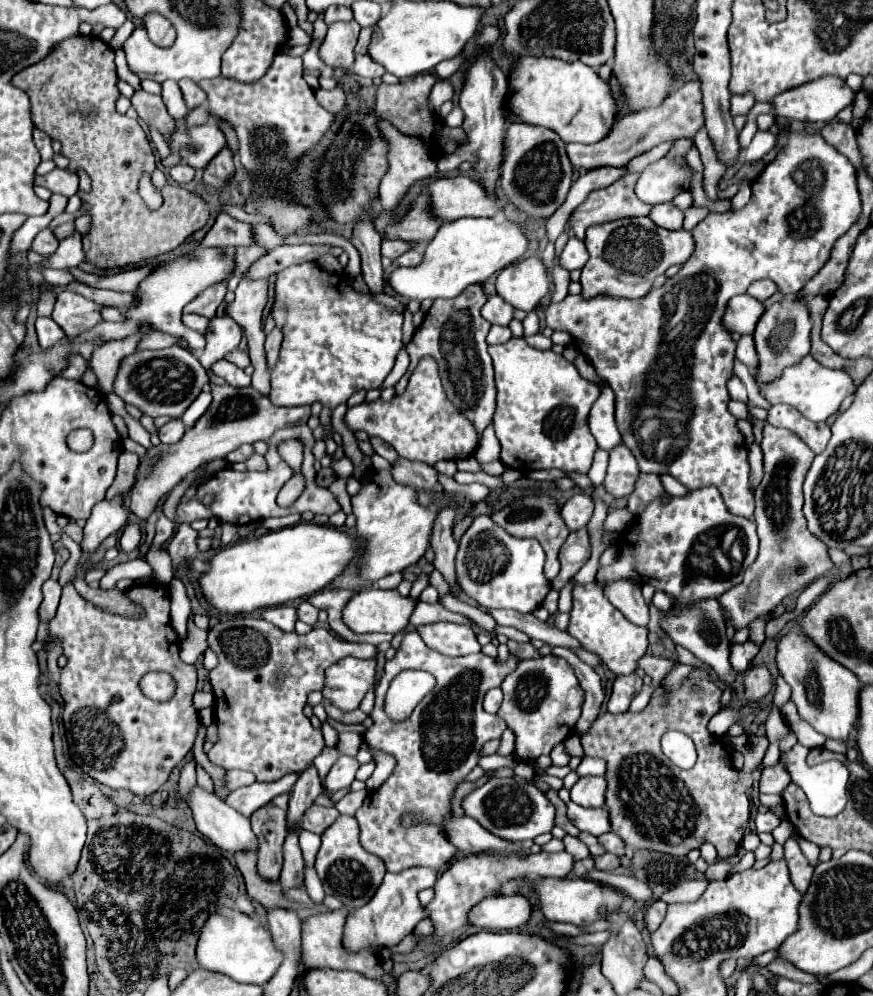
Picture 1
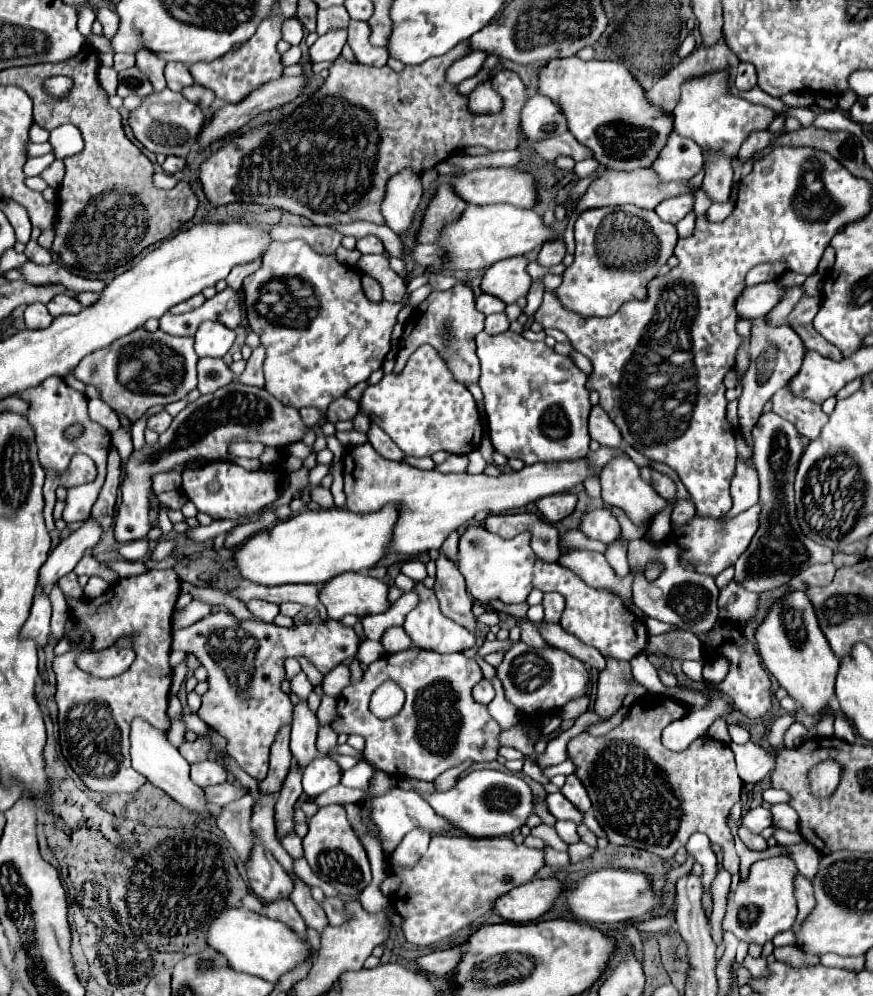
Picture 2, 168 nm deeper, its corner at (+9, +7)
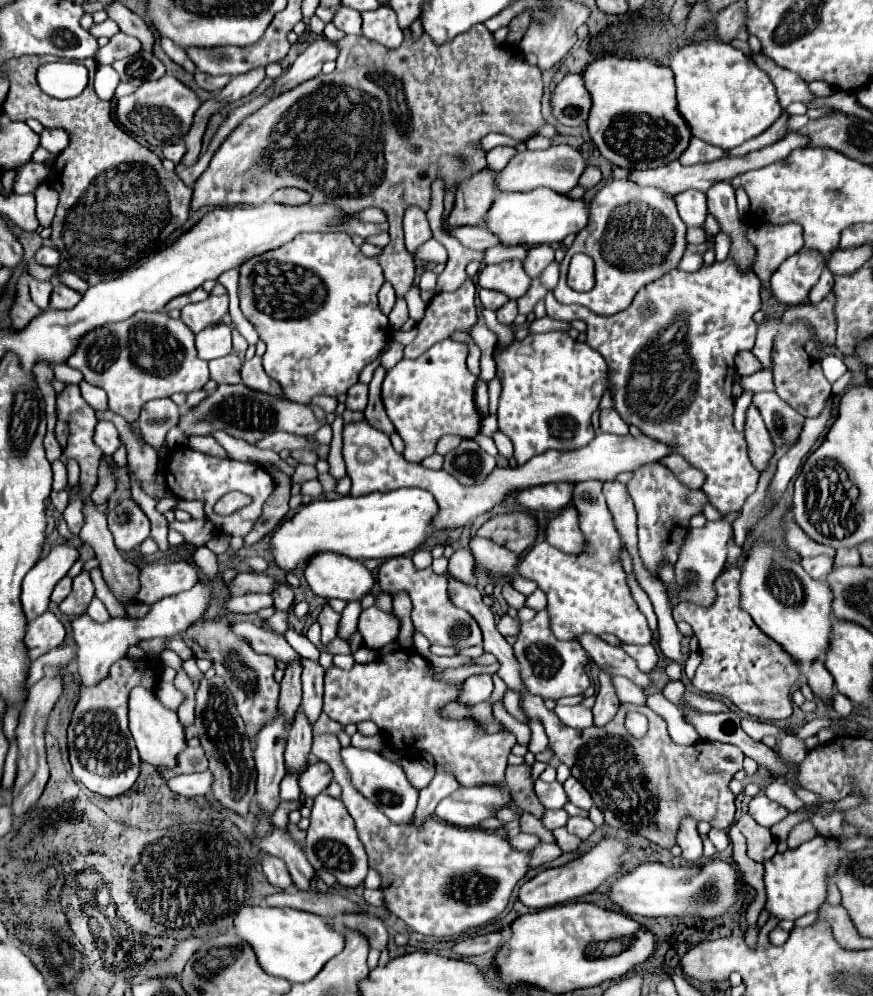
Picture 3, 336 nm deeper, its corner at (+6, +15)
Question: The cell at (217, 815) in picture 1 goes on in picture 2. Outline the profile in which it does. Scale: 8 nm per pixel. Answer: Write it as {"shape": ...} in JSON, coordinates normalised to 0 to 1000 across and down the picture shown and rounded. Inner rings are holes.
{"shape":[[[155,722],[150,726],[150,764],[152,772],[168,780],[178,790],[187,792],[196,802],[200,802],[205,808],[210,808],[216,814],[223,814],[228,818],[239,820],[242,818],[242,806],[235,804],[235,794],[228,788],[221,788],[216,780],[216,766],[207,760],[207,756],[194,746],[191,738],[178,730],[173,730],[164,722]]]}

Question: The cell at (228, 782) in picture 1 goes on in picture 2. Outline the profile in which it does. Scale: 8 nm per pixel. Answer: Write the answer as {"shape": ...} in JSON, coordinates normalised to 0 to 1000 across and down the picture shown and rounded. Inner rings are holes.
{"shape":[[[230,764],[230,766],[221,766],[219,768],[219,782],[228,790],[239,790],[239,788],[258,786],[260,784],[260,774],[251,766]]]}

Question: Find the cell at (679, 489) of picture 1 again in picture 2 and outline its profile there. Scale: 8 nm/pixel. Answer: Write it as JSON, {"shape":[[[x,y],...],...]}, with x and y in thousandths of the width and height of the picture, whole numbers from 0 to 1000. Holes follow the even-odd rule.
{"shape":[[[775,501],[773,511],[769,515],[771,527],[785,527],[789,523],[789,519],[796,517],[796,507],[792,505],[792,501]]]}

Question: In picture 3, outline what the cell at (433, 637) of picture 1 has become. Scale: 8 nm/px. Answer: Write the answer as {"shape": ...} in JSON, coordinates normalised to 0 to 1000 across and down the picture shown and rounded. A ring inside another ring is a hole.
{"shape":[[[463,557],[463,559],[449,559],[433,569],[433,587],[438,594],[448,598],[457,593],[464,593],[470,597],[474,632],[486,636],[493,646],[502,646],[502,648],[520,650],[520,652],[552,648],[552,634],[545,621],[536,613],[518,607],[513,599],[513,579],[511,577],[499,577],[493,569],[481,573],[474,569],[472,561]]]}

